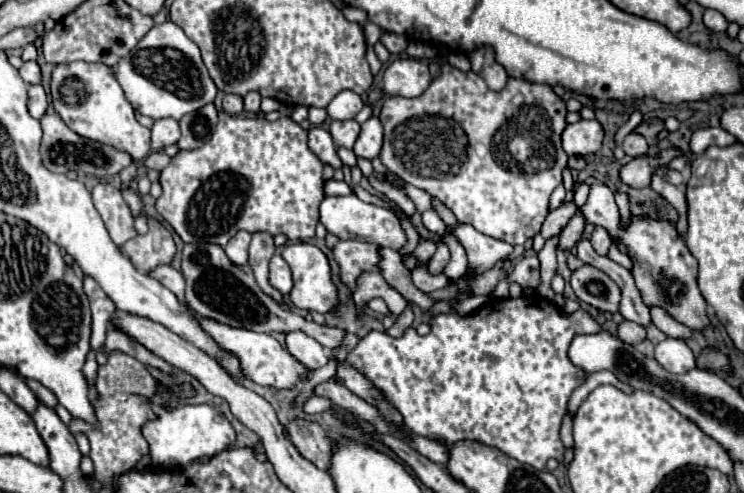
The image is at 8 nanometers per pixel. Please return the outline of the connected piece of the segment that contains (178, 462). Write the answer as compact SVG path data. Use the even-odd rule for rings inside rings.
M152 405L152 409L156 413L156 419L148 421L142 433L150 445L154 467L174 471L174 467L186 467L200 457L214 457L218 455L218 451L226 451L236 441L232 425L212 405L184 405L174 407L172 411L166 411L162 405Z

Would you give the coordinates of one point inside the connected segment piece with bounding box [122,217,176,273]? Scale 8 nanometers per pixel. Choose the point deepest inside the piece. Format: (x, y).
(157, 247)

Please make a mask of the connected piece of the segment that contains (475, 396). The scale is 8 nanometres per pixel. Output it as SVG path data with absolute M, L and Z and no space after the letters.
M540 297L518 299L488 299L488 307L460 317L456 313L434 315L430 333L418 335L414 327L400 337L390 337L386 331L370 331L348 353L346 365L360 371L396 407L404 419L404 427L416 435L440 441L452 447L456 441L478 441L496 447L520 463L544 469L548 459L562 461L564 445L560 441L560 425L568 413L568 401L576 387L586 381L586 371L578 371L570 363L568 347L574 335L592 335L602 331L600 323L584 309L564 315L564 311Z

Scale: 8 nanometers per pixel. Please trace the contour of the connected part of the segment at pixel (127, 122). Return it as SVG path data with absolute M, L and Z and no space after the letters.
M86 61L56 65L52 71L50 89L56 113L72 131L86 139L94 139L98 143L106 143L120 151L126 151L134 157L134 161L146 159L146 155L150 153L150 129L138 123L132 105L114 79L112 67Z

